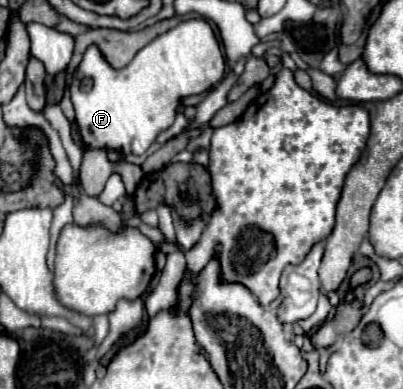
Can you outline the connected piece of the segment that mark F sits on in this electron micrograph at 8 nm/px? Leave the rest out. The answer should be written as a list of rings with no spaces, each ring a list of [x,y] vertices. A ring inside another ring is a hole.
[[[202,18],[184,20],[178,26],[170,28],[168,32],[156,36],[156,40],[146,44],[124,68],[112,68],[110,64],[104,62],[104,56],[98,52],[98,48],[90,46],[84,52],[82,62],[78,64],[70,86],[70,100],[74,104],[76,126],[80,130],[82,142],[88,148],[120,150],[124,154],[144,154],[156,140],[156,136],[168,126],[172,126],[180,100],[184,96],[202,94],[210,90],[218,80],[222,80],[222,76],[224,76],[224,56],[220,52],[220,46],[216,42],[210,24]],[[164,48],[184,48],[184,60],[174,60],[174,54],[168,56]]]

